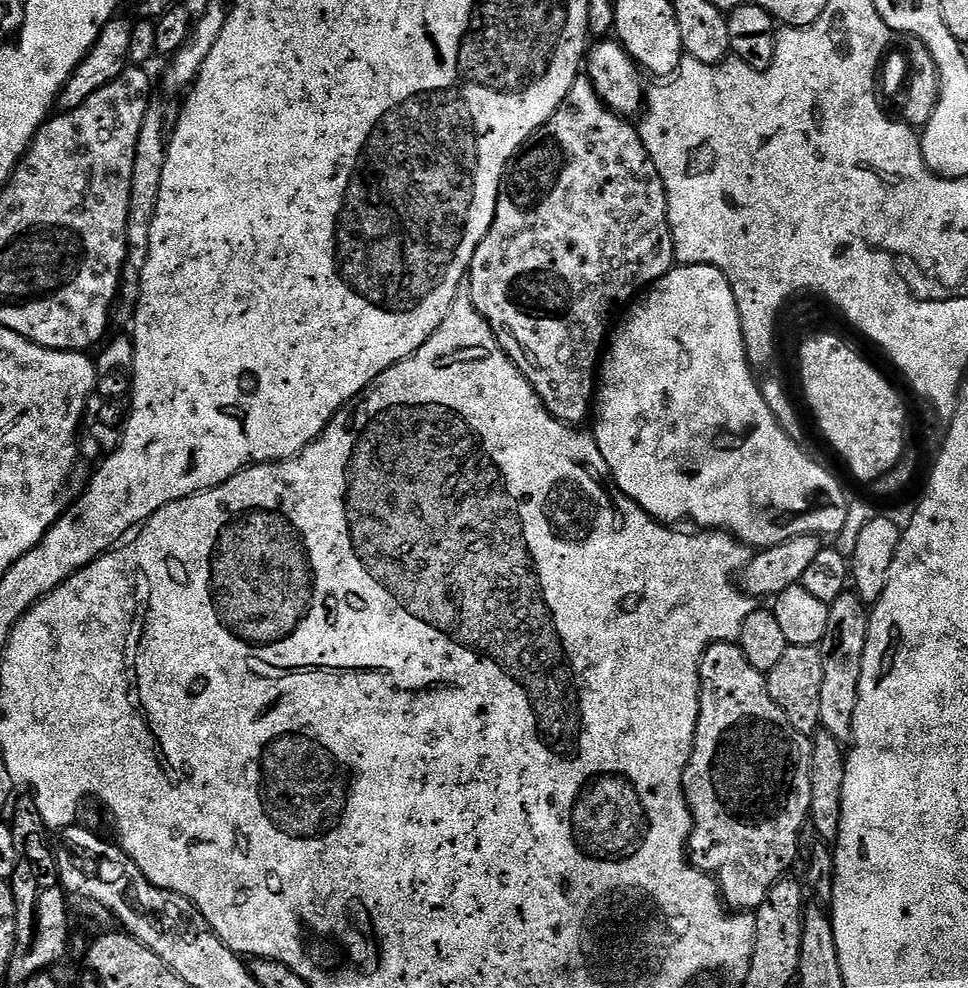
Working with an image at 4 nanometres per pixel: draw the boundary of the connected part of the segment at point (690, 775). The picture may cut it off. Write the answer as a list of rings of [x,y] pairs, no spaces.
[[[721,642],[711,644],[700,655],[700,713],[697,716],[696,733],[693,736],[692,752],[688,755],[688,764],[684,767],[684,797],[691,812],[691,831],[688,833],[686,845],[687,859],[708,873],[716,881],[721,897],[729,909],[755,910],[760,907],[764,895],[776,884],[777,880],[785,875],[784,872],[791,866],[791,856],[795,854],[796,847],[800,844],[800,831],[809,823],[808,811],[810,810],[810,774],[812,773],[812,746],[807,735],[801,734],[790,726],[786,714],[770,698],[768,681],[765,673],[754,670],[742,654],[739,643]]]

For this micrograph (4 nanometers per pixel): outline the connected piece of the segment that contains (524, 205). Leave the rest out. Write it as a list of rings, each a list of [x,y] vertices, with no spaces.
[[[581,74],[577,76],[574,86],[570,86],[570,94],[566,94],[562,106],[554,110],[552,117],[526,141],[524,147],[512,157],[508,167],[505,168],[504,177],[500,180],[494,222],[474,254],[472,266],[468,269],[466,277],[466,291],[471,296],[478,314],[482,314],[482,318],[491,324],[493,332],[500,334],[505,328],[516,339],[517,346],[524,348],[528,356],[517,355],[516,365],[520,373],[528,379],[530,386],[534,386],[546,410],[550,410],[550,414],[563,424],[580,426],[587,416],[589,419],[590,409],[594,404],[602,345],[617,315],[616,307],[619,304],[627,305],[633,297],[645,291],[648,285],[658,278],[662,278],[673,266],[672,231],[668,225],[668,195],[664,193],[662,178],[642,142],[640,129],[631,119],[625,118],[605,105],[588,77]]]

